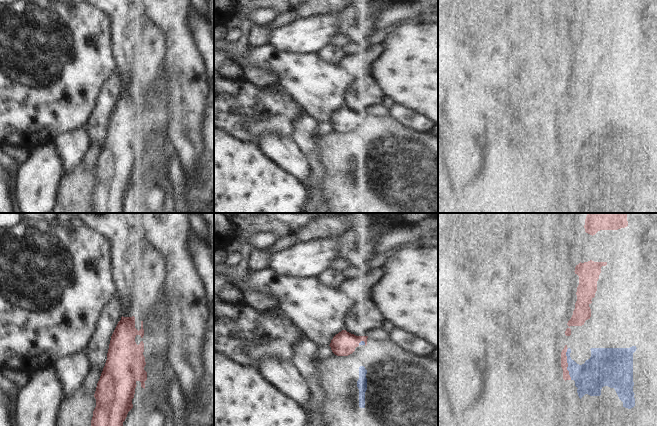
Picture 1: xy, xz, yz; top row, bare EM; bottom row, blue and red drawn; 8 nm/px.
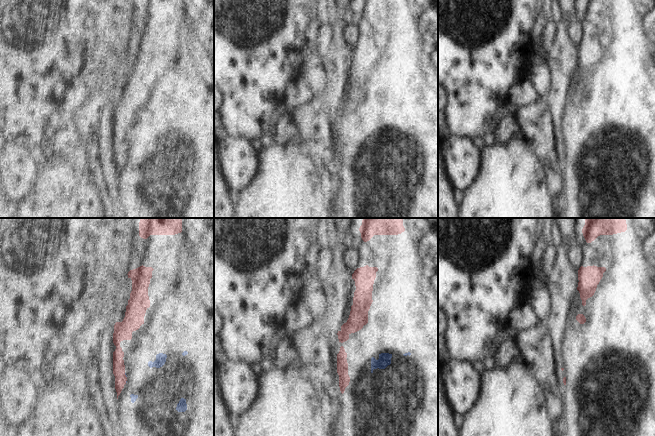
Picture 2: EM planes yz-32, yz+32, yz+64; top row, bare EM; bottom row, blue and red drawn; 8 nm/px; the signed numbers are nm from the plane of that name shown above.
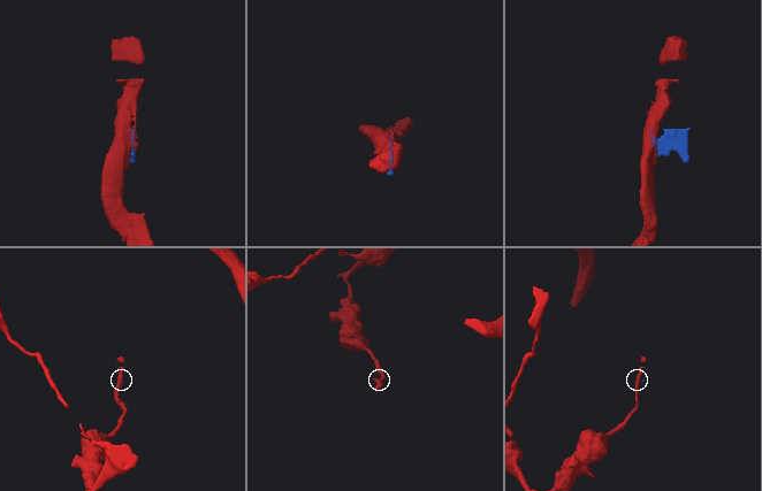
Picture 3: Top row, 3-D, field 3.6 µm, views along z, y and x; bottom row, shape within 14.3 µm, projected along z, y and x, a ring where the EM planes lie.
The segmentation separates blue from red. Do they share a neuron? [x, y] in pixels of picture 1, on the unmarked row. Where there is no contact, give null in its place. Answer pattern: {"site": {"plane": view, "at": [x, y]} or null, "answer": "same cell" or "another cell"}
{"site": {"plane": "yz", "at": [568, 140]}, "answer": "another cell"}

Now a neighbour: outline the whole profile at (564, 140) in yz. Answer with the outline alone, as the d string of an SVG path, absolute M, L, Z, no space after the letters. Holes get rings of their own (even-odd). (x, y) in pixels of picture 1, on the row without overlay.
M565 121L564 125L561 128L561 143L563 145L563 155L566 156L571 156L571 153L569 151L569 147L567 146L568 139L567 139L567 121Z

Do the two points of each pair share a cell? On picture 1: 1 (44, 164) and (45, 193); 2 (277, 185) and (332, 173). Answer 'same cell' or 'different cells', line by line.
1: same cell
2: different cells

